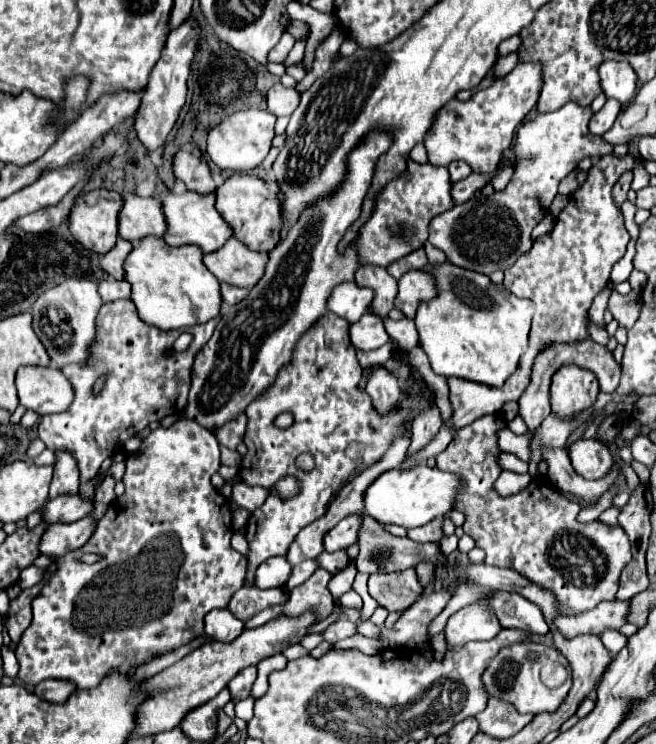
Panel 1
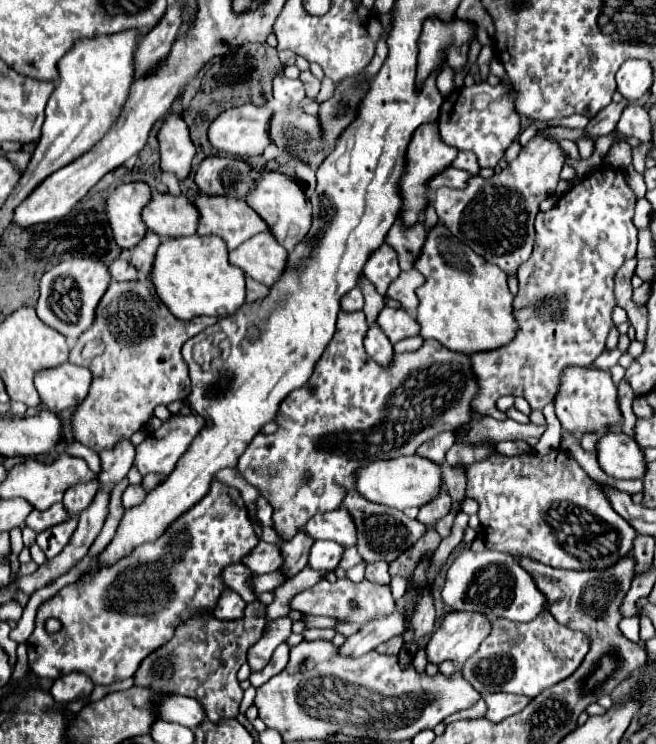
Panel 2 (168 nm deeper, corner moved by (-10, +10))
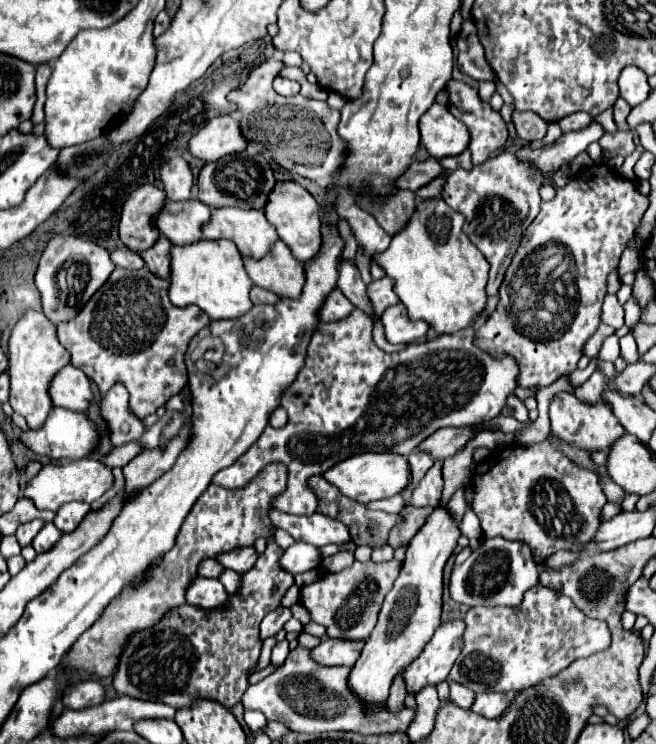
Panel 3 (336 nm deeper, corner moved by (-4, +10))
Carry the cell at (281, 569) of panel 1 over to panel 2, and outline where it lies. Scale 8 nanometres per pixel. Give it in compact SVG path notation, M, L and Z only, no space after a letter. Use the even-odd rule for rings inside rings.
M260 540L254 552L250 552L246 560L242 560L242 564L246 564L254 574L268 574L268 572L276 572L282 566L282 554L278 544L268 544Z

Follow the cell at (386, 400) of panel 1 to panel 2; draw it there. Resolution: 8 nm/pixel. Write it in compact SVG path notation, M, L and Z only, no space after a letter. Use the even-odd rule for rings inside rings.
M372 322L366 336L364 336L364 348L366 352L378 362L378 364L390 364L392 360L392 342L384 336L382 328L378 328L378 322Z

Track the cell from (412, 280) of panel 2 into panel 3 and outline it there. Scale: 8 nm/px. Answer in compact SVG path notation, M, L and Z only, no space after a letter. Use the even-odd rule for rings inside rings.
M382 278L382 280L374 280L368 286L368 296L376 308L376 316L382 316L382 312L392 306L398 304L400 298L394 292L394 282L390 278Z

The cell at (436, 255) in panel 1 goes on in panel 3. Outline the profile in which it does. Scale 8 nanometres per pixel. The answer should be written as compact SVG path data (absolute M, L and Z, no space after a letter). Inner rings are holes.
M436 178L436 180L432 180L432 184L426 184L424 188L420 188L416 192L416 196L420 196L420 198L436 198L436 196L440 196L442 184L444 184L444 178Z

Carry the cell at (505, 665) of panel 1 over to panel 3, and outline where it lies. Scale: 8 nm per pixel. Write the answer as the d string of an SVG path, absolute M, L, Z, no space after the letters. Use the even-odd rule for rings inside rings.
M536 584L536 588L530 588L524 594L524 604L520 604L520 608L470 608L464 620L464 650L452 666L450 680L474 692L522 692L540 684L544 678L556 676L576 658L590 656L610 644L610 632L602 620L586 618L582 612L572 608L572 602L566 596L556 596L556 592L542 584Z

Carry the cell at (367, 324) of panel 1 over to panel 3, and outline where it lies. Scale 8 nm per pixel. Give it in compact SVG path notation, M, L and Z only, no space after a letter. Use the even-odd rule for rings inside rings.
M402 304L390 306L382 316L380 316L382 324L384 324L384 334L386 340L390 344L400 344L400 342L416 342L422 340L428 332L428 324L424 324L422 320L410 322L406 316L406 308Z

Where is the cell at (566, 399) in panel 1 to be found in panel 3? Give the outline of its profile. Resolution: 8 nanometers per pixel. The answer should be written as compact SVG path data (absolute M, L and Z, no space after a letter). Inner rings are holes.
M560 392L554 396L554 400L550 404L550 422L552 422L552 434L556 434L560 440L570 442L572 446L588 450L588 452L608 450L612 446L612 442L616 442L624 434L624 428L620 428L620 422L616 420L610 404L606 404L604 400L600 400L596 404L586 404L570 392Z

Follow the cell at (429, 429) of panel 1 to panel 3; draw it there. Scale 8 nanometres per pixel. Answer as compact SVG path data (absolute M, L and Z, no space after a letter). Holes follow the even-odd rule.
M416 450L416 452L412 452L412 454L408 456L408 464L410 464L410 468L412 468L412 488L414 488L416 482L432 468L434 460L432 460L432 456L430 456L428 452Z

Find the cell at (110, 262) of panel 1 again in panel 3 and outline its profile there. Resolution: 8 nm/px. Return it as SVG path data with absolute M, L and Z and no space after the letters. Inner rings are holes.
M160 236L156 240L156 244L144 252L140 252L142 260L146 262L146 266L150 268L150 272L158 278L168 278L168 250L170 250L170 240Z

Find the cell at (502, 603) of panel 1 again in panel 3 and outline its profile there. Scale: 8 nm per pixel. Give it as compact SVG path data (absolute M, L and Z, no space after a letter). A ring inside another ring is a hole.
M486 538L480 548L470 554L470 558L454 566L450 576L450 598L468 608L472 606L520 606L526 590L538 584L538 566L532 560L530 548L520 542L504 540L504 538Z

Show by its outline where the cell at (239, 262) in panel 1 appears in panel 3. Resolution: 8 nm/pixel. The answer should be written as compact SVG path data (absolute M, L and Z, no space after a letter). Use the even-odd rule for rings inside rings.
M278 240L260 260L244 256L244 268L252 282L260 288L272 290L274 294L288 298L298 298L302 294L302 264L294 260L290 248L282 240Z

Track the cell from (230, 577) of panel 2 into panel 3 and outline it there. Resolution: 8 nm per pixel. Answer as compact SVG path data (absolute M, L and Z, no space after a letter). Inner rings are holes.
M204 560L202 564L200 564L200 572L198 572L198 576L204 576L204 578L220 578L220 574L222 574L222 564L218 562L218 560Z

